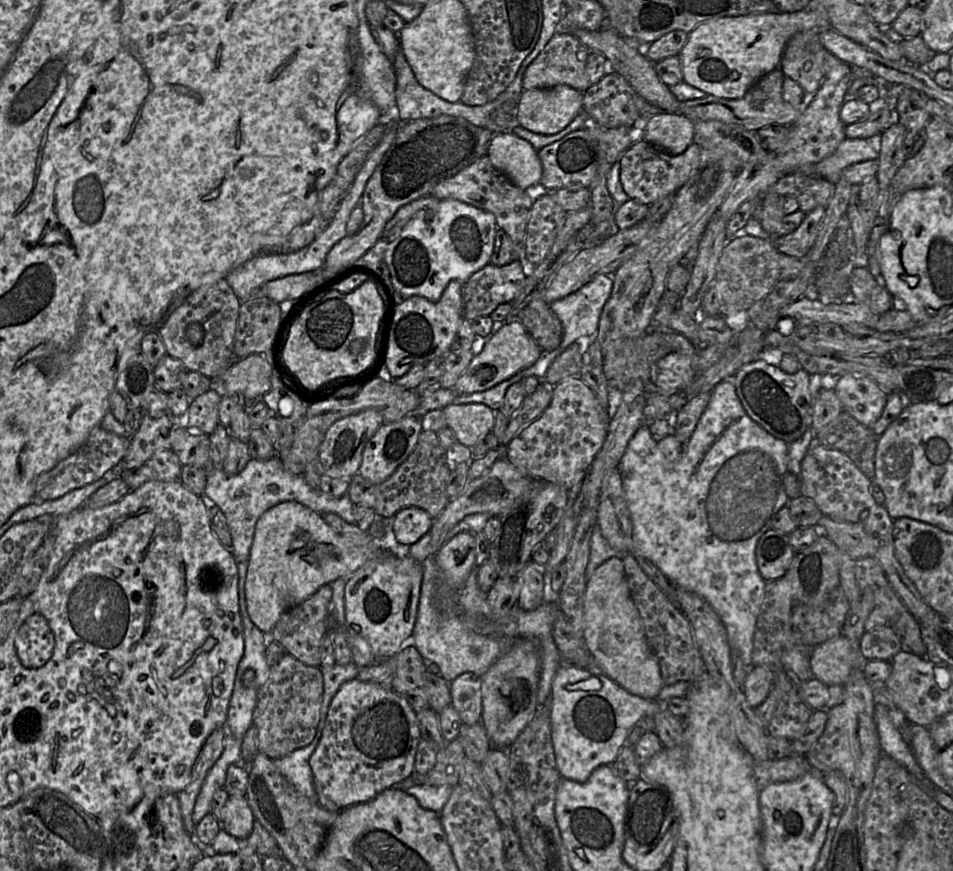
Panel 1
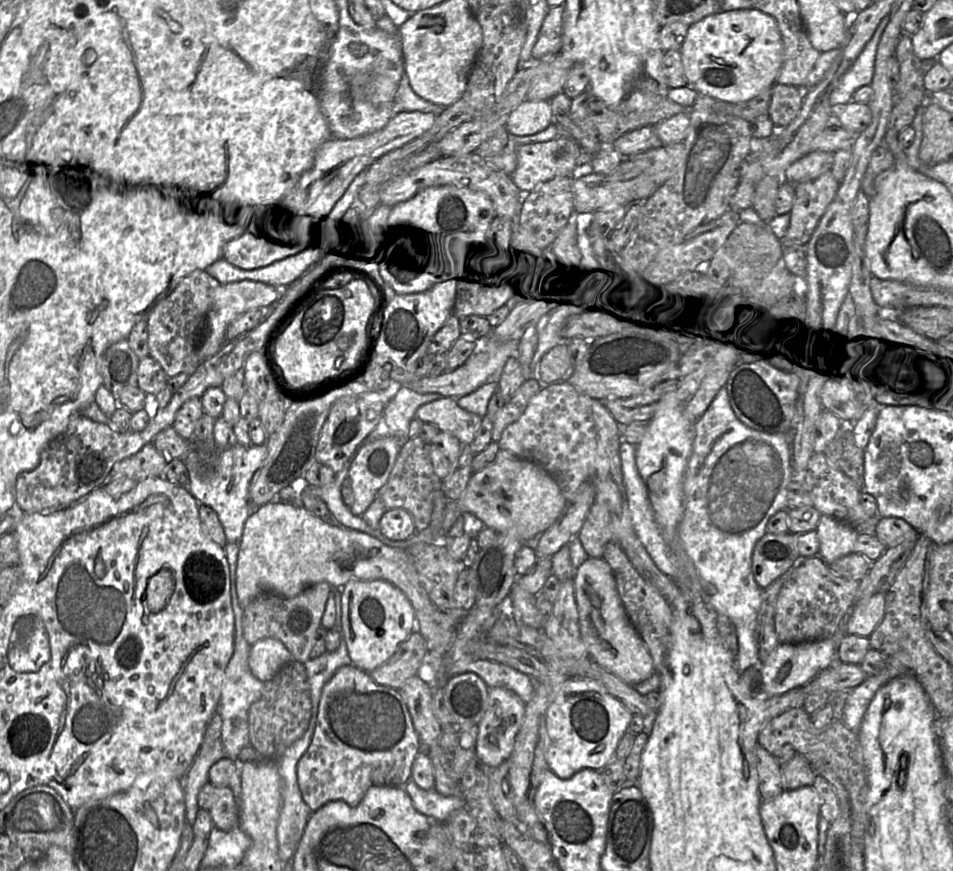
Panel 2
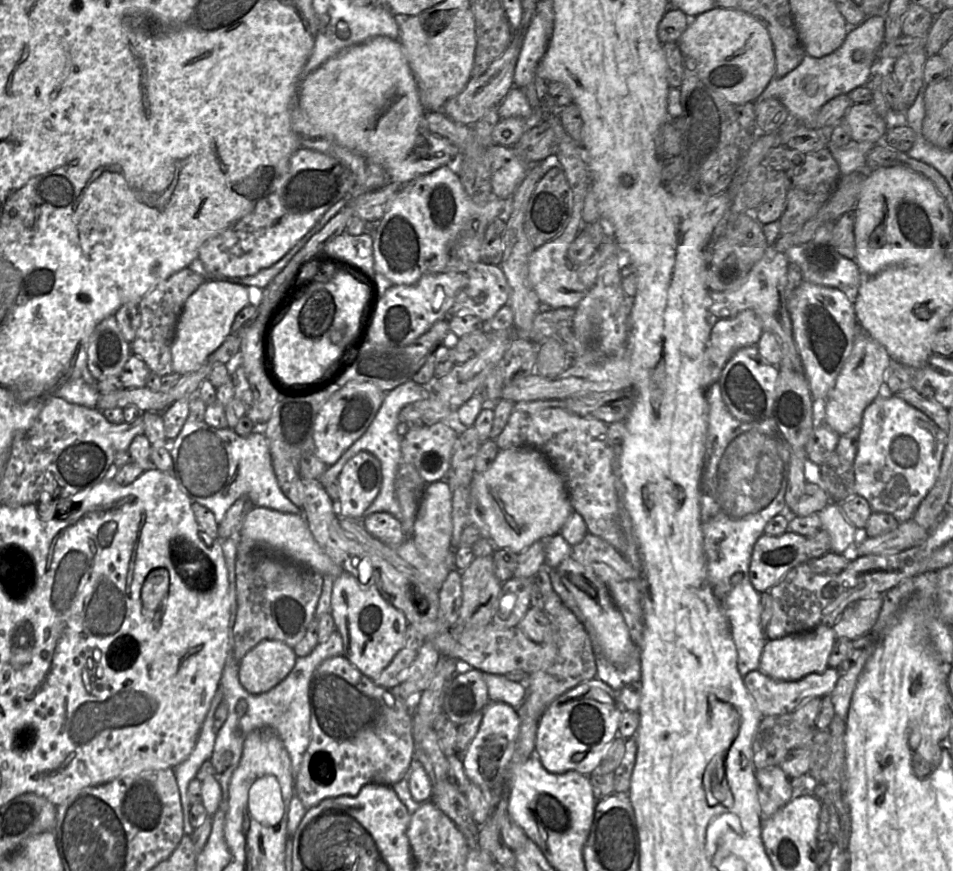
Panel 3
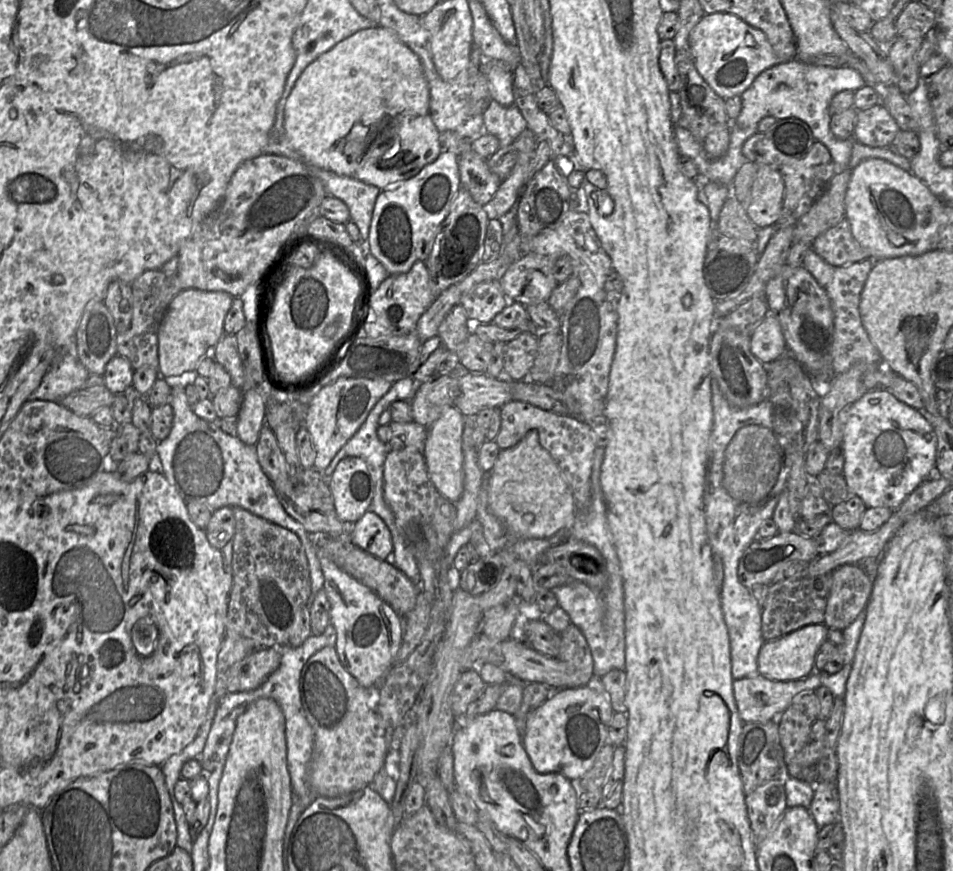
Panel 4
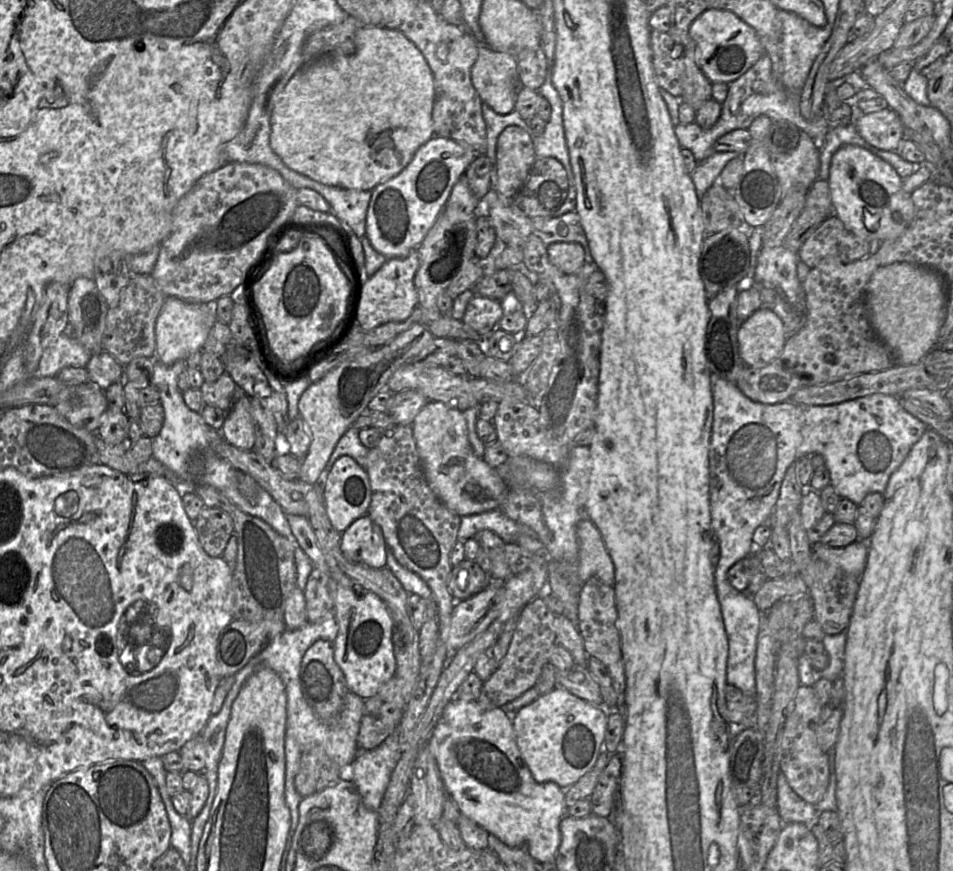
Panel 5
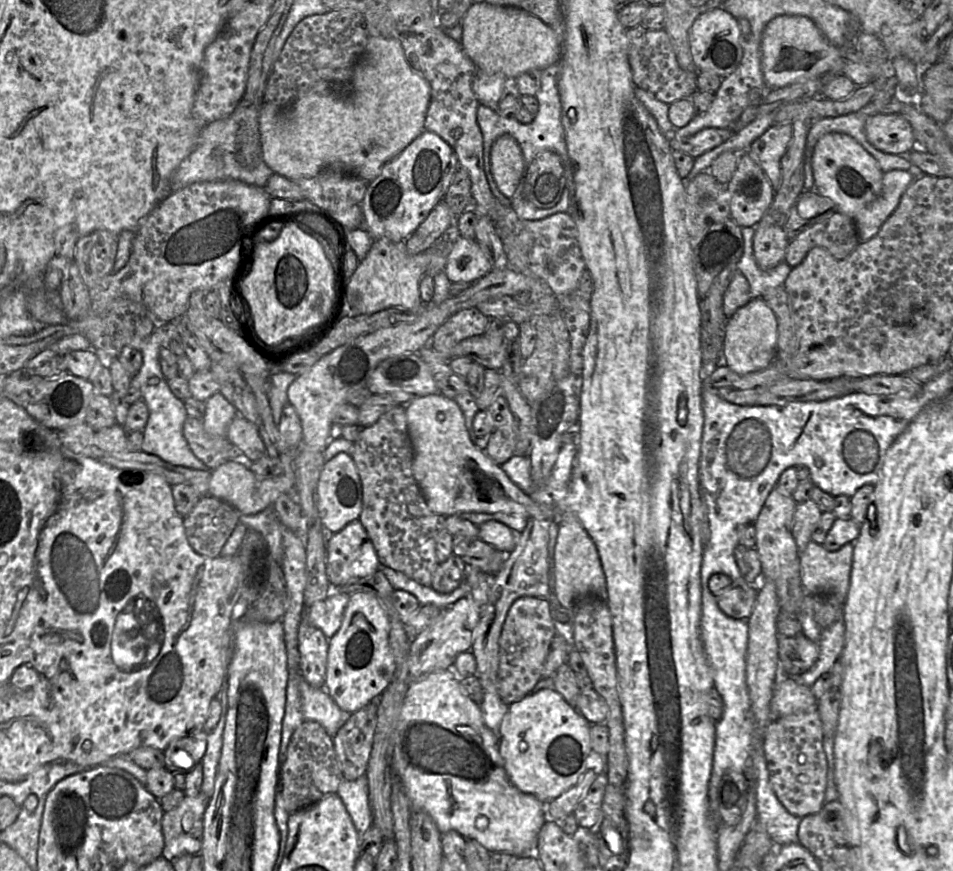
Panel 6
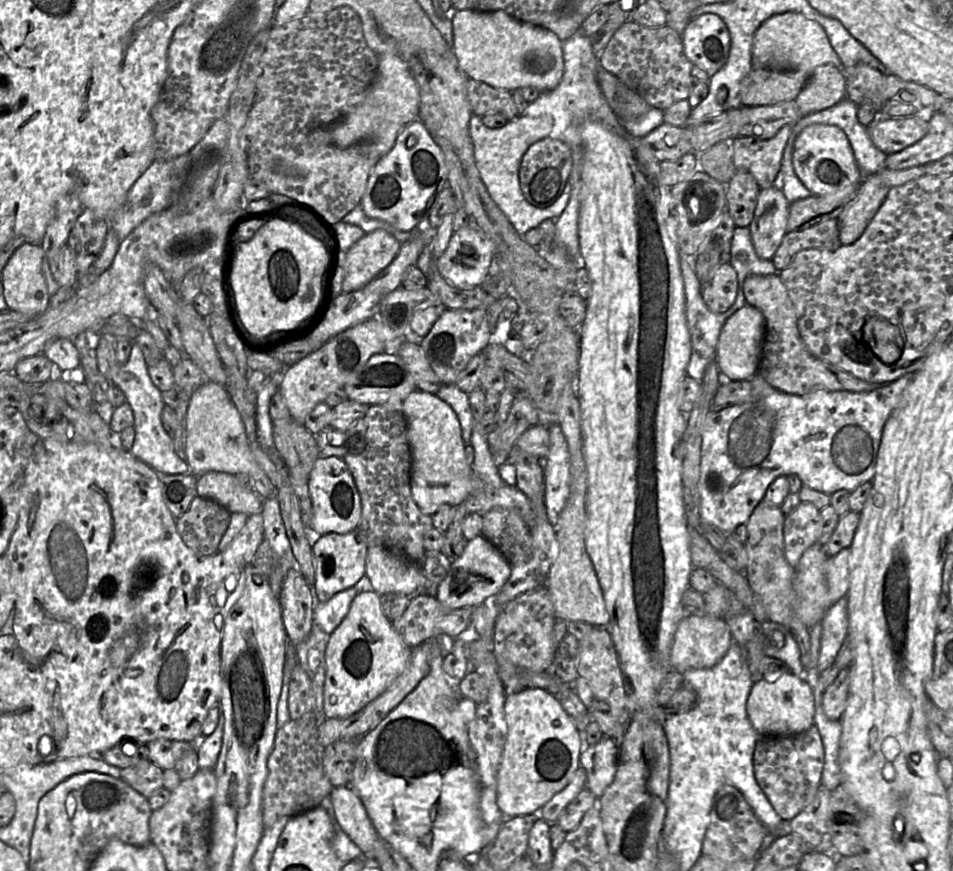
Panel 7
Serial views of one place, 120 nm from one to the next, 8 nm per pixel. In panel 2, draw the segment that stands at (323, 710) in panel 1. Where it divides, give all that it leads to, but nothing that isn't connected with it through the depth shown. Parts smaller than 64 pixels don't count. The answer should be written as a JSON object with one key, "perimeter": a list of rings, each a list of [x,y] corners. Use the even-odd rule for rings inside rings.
{"perimeter":[[[344,638],[339,645],[339,647],[333,651],[326,651],[321,656],[317,658],[311,658],[307,662],[303,663],[307,672],[308,681],[311,688],[311,705],[312,713],[308,728],[304,735],[294,742],[287,749],[290,750],[291,755],[300,749],[302,749],[306,743],[312,739],[314,730],[316,727],[318,707],[320,703],[320,697],[324,685],[333,677],[335,672],[344,665],[352,664],[346,642]]]}

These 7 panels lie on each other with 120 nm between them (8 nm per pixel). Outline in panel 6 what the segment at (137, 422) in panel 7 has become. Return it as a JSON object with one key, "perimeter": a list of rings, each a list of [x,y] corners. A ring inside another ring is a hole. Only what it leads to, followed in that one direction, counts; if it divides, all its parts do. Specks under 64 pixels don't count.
{"perimeter":[[[178,322],[158,324],[144,346],[140,349],[143,363],[139,372],[131,378],[131,386],[141,392],[142,401],[149,410],[149,418],[142,431],[143,443],[141,451],[154,455],[174,466],[194,470],[207,470],[205,464],[193,454],[184,438],[183,425],[188,418],[184,402],[171,392],[159,362],[160,349],[162,347],[166,348],[171,340],[180,340],[181,333],[188,332],[183,330],[183,327]]]}

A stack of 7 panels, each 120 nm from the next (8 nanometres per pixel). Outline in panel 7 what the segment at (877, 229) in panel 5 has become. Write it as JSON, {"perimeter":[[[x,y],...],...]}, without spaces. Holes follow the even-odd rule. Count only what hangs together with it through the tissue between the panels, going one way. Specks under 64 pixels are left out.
{"perimeter":[[[811,124],[796,137],[792,165],[799,180],[815,195],[853,191],[861,183],[861,173],[847,135],[836,125]]]}

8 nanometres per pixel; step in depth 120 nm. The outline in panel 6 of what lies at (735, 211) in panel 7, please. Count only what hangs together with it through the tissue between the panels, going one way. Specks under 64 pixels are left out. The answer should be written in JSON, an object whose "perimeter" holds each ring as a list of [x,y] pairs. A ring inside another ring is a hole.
{"perimeter":[[[741,152],[727,190],[730,216],[740,227],[757,224],[769,209],[775,192],[763,169],[748,152]]]}

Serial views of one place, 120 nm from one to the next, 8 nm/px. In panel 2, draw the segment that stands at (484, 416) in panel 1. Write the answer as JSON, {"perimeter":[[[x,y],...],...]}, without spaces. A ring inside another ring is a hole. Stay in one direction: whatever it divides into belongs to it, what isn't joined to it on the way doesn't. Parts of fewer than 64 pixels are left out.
{"perimeter":[[[441,397],[420,406],[415,418],[455,436],[462,445],[470,445],[481,426],[482,417],[460,408],[452,397]]]}

